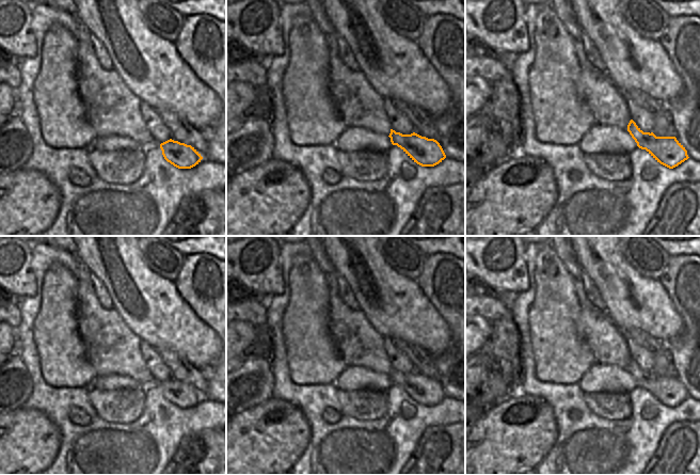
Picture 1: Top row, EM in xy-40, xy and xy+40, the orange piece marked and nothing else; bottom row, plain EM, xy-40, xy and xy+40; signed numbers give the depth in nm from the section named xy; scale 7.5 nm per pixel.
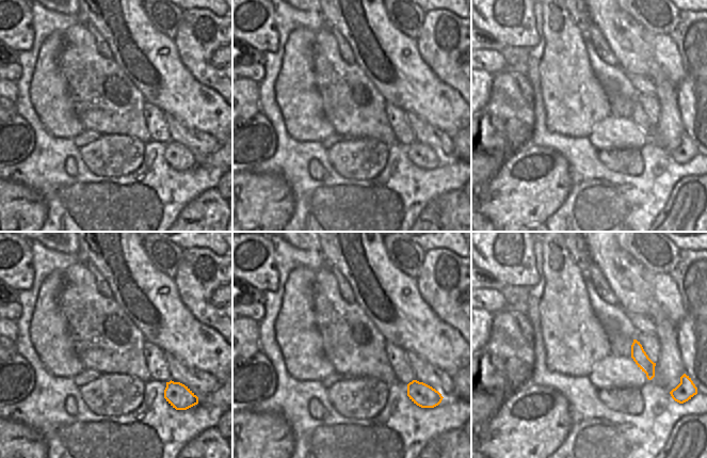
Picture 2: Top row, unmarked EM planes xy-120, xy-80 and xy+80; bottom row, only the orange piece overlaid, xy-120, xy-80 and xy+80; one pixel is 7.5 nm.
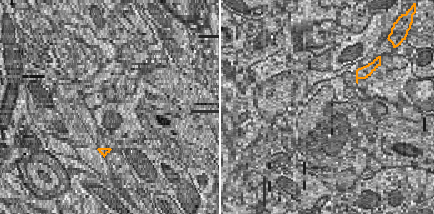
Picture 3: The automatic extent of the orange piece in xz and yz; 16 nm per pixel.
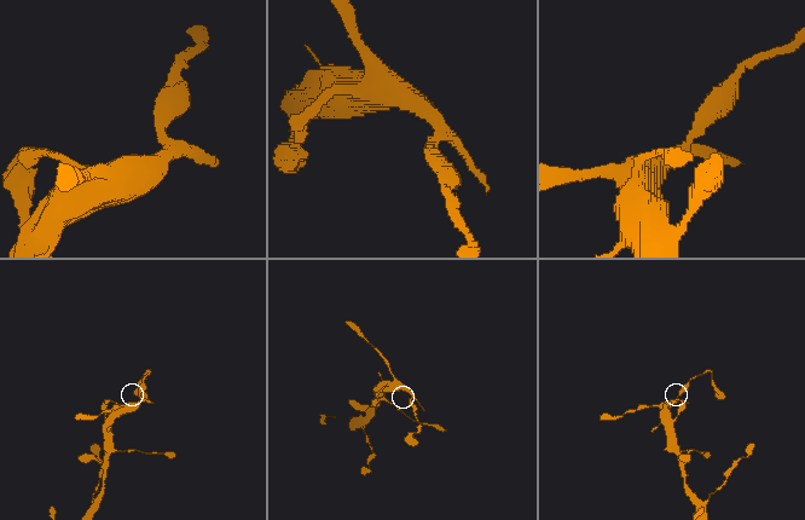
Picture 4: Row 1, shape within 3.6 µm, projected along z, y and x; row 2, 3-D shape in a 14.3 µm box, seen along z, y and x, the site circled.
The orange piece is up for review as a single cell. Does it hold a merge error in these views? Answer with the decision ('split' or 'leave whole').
split

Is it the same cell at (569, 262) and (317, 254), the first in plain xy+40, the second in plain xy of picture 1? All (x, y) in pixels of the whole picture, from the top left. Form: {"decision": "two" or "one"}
{"decision": "one"}

